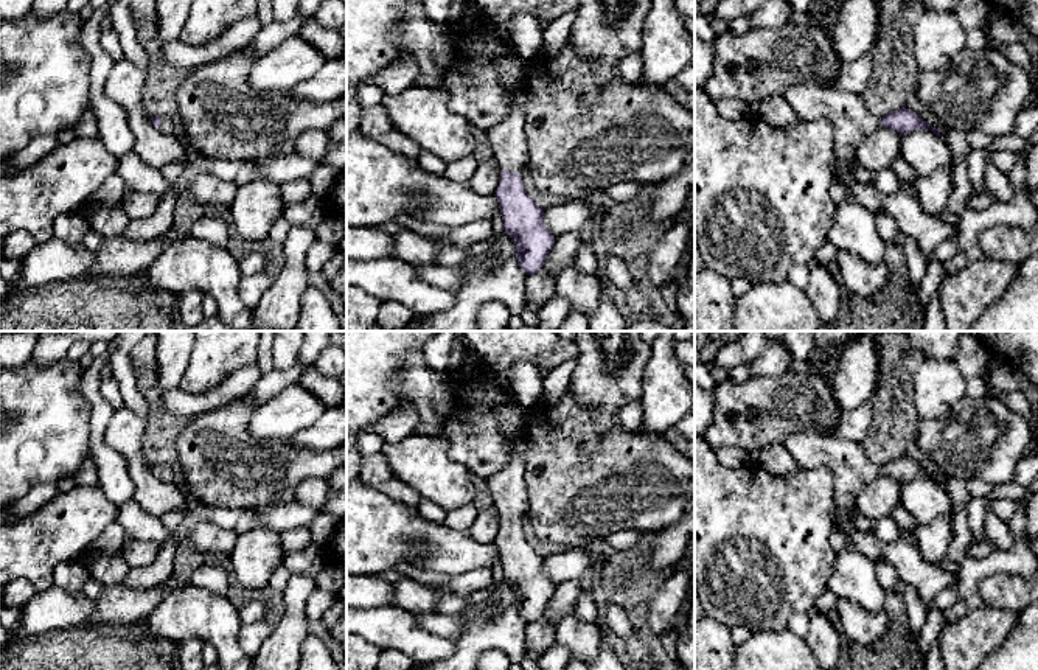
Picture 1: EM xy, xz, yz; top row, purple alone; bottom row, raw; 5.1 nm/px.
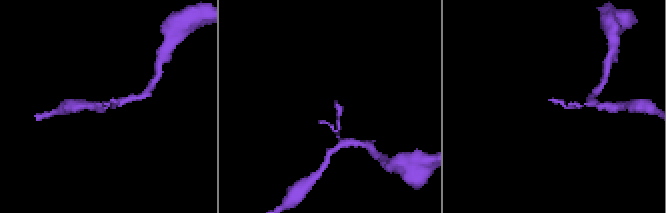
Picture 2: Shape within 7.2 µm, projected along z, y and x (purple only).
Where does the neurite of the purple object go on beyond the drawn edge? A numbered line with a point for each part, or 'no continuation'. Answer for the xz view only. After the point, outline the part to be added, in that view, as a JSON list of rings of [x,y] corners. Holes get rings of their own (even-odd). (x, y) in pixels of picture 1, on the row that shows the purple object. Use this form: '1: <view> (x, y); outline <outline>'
1: xz (508, 140); outline [[[510,96],[508,115],[496,126],[486,131],[496,162],[500,169],[521,173],[528,160],[528,146],[525,134],[525,113]]]

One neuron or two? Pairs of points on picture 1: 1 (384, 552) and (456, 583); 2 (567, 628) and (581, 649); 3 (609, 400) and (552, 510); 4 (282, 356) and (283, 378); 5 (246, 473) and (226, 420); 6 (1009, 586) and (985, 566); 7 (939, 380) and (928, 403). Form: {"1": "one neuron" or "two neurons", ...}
{"1": "two neurons", "2": "one neuron", "3": "two neurons", "4": "two neurons", "5": "one neuron", "6": "two neurons", "7": "one neuron"}

